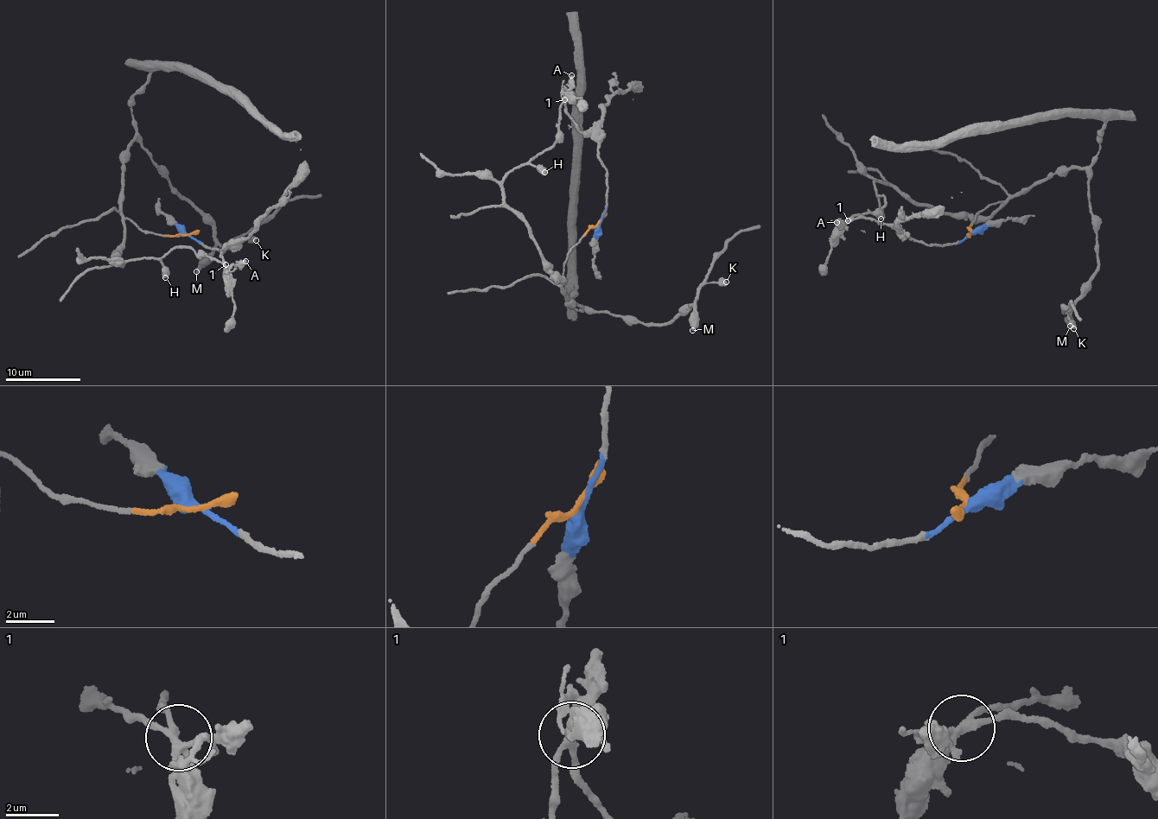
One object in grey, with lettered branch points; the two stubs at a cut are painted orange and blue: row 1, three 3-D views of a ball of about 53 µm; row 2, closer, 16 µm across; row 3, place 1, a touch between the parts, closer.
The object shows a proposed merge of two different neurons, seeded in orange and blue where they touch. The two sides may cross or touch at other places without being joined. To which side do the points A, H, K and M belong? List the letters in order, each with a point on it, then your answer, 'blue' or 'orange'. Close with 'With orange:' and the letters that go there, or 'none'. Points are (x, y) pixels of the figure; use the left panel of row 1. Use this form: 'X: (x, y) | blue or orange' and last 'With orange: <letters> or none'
A: (245, 261) | blue
H: (165, 277) | orange
K: (256, 240) | orange
M: (196, 271) | orange
With orange: H, K, M

